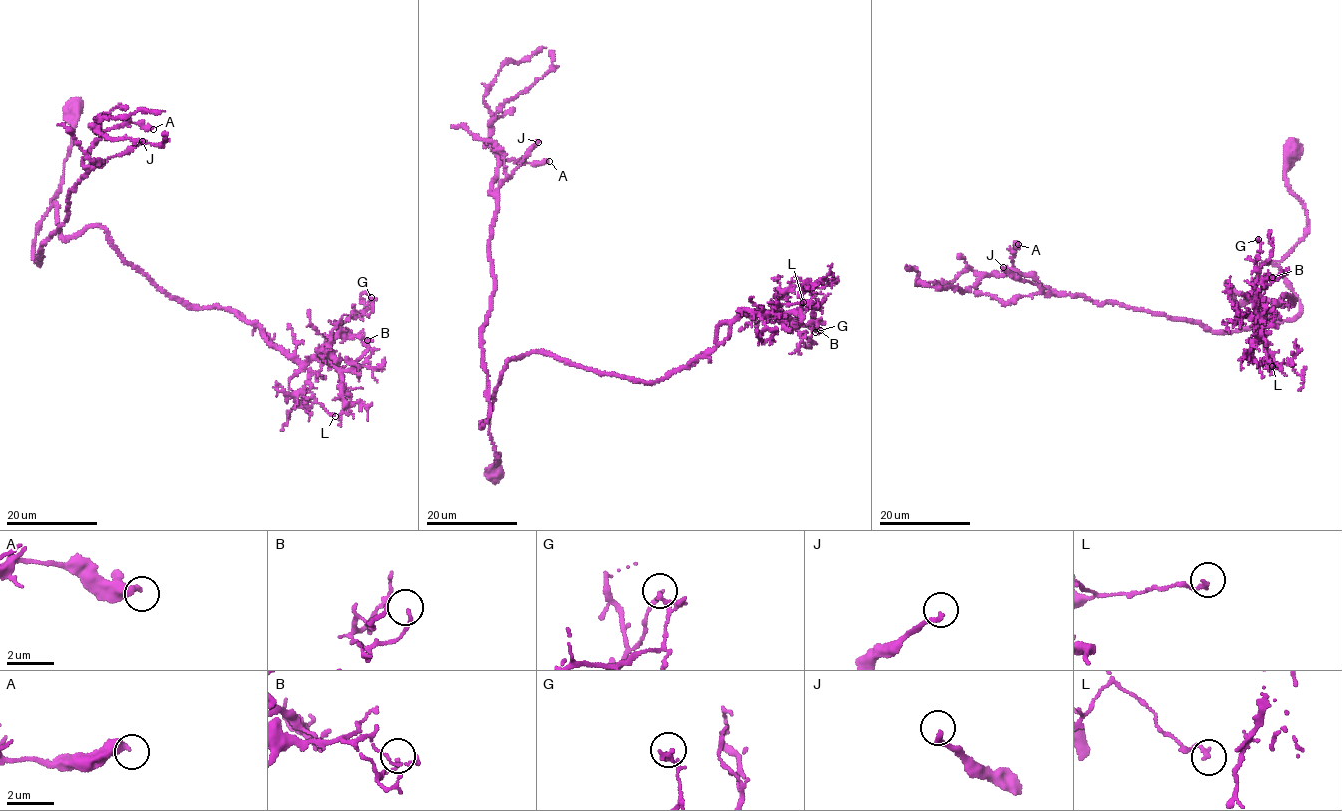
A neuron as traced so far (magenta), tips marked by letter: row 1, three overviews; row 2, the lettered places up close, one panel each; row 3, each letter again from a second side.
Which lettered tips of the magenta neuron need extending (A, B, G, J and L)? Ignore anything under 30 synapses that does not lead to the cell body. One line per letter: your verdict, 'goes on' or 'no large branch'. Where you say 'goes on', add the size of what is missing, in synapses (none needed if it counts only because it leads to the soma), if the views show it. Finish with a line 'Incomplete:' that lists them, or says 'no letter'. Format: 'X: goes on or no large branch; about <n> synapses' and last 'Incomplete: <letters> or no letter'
A: no large branch
B: no large branch
G: no large branch
J: goes on; about 35 synapses
L: no large branch
Incomplete: J

